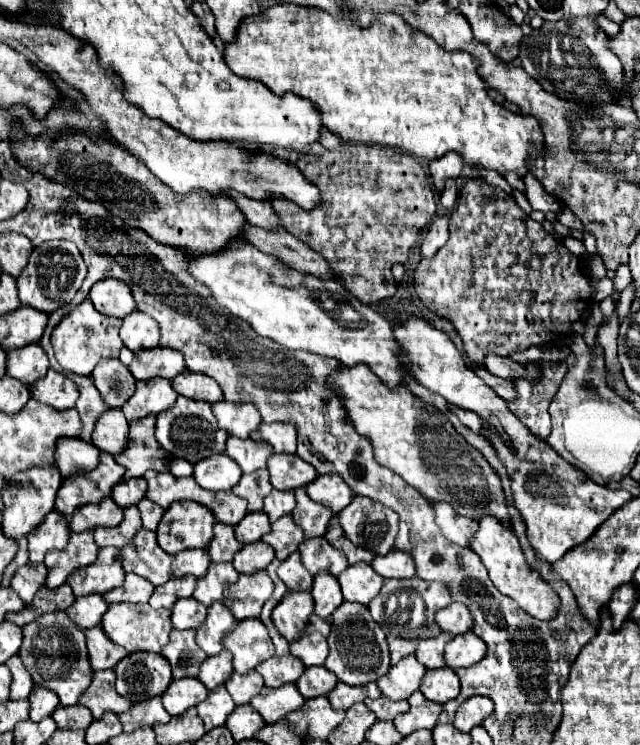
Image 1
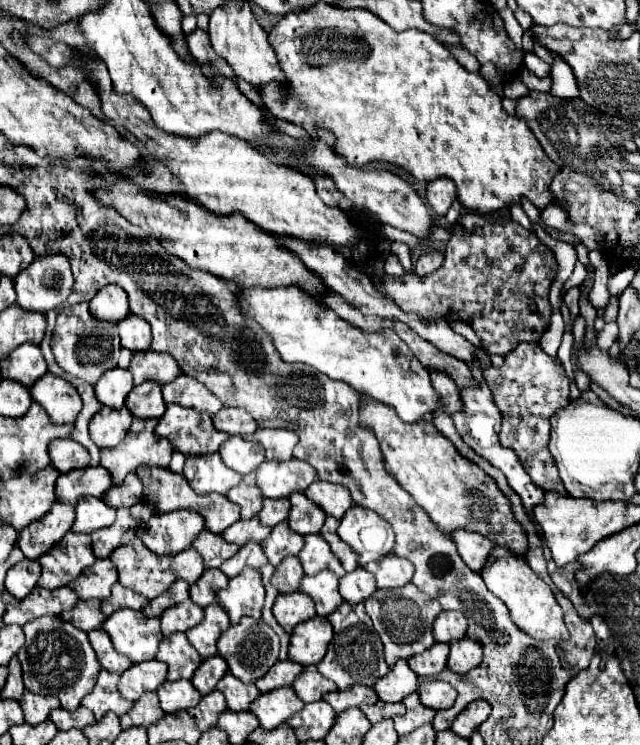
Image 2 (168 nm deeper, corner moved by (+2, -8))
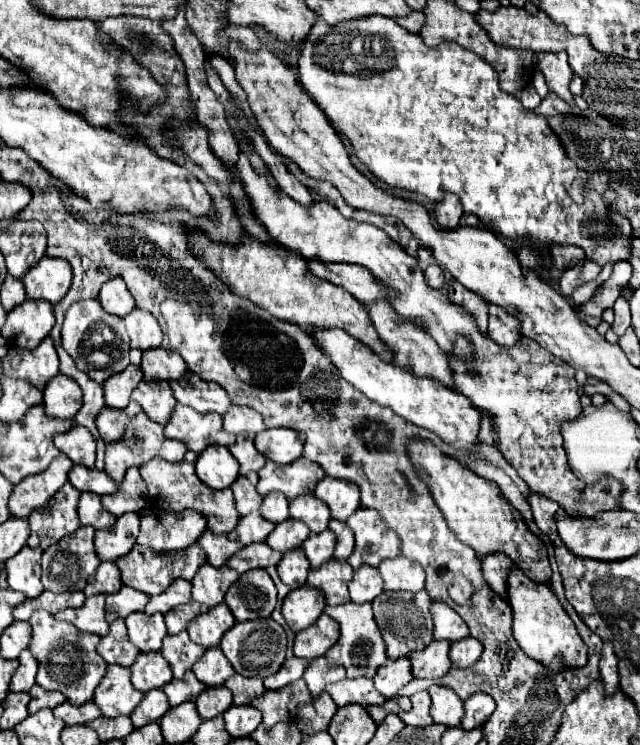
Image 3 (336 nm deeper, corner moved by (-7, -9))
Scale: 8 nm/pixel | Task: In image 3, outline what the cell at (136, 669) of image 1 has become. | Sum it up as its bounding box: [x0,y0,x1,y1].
[130,653,172,693]

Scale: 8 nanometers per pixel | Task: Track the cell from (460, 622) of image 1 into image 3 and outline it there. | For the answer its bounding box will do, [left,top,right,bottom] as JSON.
[432,601,468,641]

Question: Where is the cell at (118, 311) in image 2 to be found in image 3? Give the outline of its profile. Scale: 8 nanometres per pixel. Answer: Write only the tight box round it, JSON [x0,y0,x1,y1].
[98,277,136,317]

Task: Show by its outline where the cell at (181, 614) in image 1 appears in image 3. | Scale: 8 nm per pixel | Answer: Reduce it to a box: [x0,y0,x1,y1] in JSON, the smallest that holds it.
[164,601,208,635]

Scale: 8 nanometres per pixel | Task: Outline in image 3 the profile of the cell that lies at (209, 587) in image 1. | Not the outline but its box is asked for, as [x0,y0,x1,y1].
[192,563,238,607]

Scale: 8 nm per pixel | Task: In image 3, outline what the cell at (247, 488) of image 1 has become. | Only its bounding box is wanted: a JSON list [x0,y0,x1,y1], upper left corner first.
[232,473,262,515]

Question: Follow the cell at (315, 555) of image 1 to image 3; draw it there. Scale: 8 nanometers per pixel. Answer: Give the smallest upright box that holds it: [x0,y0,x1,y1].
[302,529,334,569]

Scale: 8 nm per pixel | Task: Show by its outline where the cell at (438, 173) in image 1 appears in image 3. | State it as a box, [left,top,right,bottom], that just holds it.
[434,193,462,231]

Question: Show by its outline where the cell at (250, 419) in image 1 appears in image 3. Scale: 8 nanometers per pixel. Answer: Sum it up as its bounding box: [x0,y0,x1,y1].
[224,405,264,433]

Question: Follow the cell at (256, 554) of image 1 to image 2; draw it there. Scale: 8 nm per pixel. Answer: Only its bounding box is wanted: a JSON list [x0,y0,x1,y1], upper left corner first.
[221,542,269,578]

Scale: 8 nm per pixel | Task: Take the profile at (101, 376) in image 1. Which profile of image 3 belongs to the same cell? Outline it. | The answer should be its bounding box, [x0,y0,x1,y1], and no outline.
[102,365,144,409]

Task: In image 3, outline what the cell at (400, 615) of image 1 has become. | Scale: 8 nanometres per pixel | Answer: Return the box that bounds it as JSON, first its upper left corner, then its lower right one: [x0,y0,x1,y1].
[372,591,432,659]

